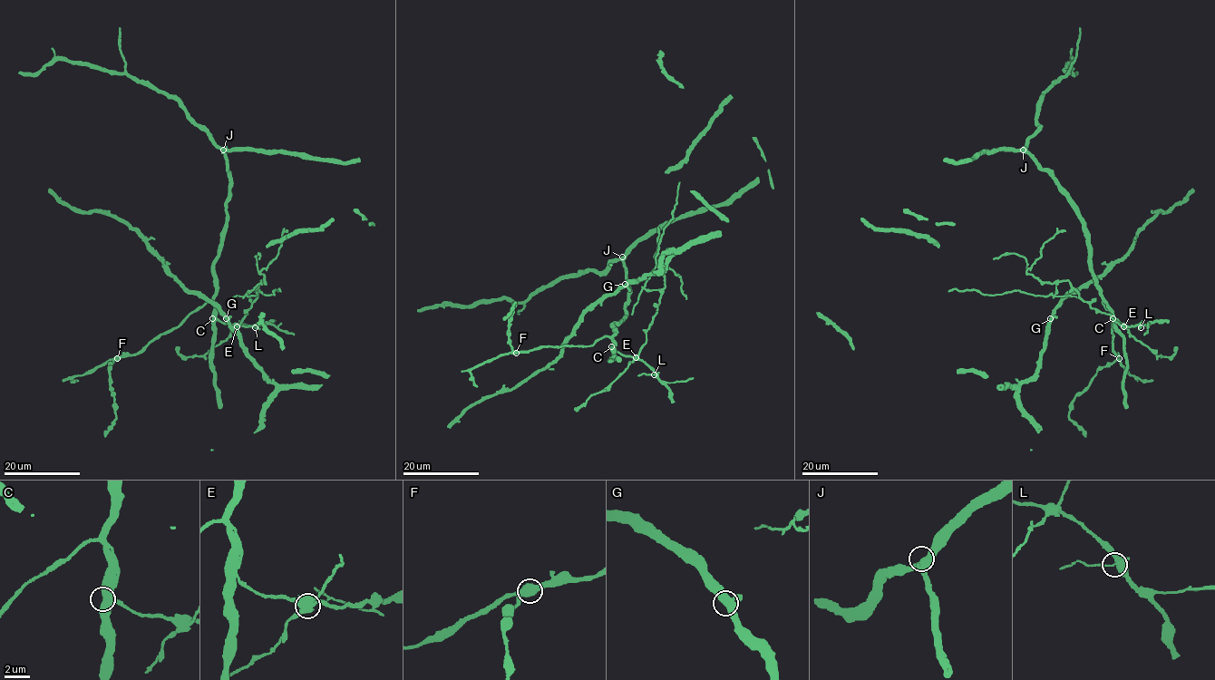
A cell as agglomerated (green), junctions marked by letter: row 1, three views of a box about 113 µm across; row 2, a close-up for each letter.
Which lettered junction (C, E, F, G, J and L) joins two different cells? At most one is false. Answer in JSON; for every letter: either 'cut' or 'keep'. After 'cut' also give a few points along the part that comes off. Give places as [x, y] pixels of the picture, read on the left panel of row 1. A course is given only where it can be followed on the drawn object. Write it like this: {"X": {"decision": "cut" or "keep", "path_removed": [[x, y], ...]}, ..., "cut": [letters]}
{"C": {"decision": "keep"}, "E": {"decision": "cut", "path_removed": [[238, 326], [258, 296], [261, 280], [245, 296], [259, 290], [265, 295], [281, 291]]}, "F": {"decision": "keep"}, "G": {"decision": "keep"}, "J": {"decision": "keep"}, "L": {"decision": "keep"}, "cut": ["E"]}

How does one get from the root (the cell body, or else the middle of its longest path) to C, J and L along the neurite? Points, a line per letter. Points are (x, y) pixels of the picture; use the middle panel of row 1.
C: (641, 347), (637, 356), (625, 356), (611, 346)
J: (641, 347), (637, 356), (625, 356), (614, 347), (612, 339), (613, 324), (625, 316), (627, 301), (622, 257)
L: (641, 347), (638, 357), (654, 374)

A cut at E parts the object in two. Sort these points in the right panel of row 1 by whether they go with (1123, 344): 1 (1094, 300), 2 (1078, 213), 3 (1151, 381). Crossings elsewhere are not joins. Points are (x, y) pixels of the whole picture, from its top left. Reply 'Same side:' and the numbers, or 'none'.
Same side: 2, 3

